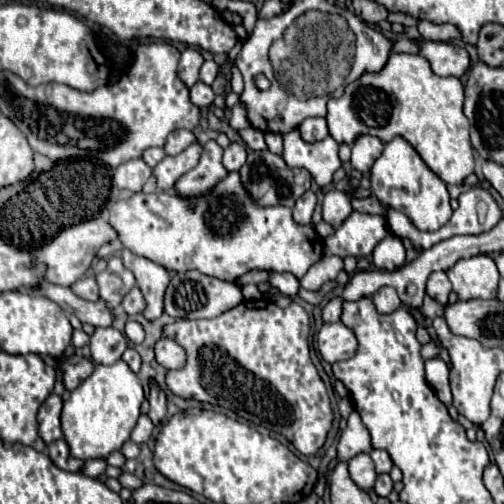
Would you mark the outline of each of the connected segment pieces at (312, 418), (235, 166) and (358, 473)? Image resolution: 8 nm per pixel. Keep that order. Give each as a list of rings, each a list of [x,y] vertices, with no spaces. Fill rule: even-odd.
[[[270,299],[242,301],[238,307],[214,319],[178,319],[164,327],[164,335],[186,351],[184,367],[166,373],[166,385],[174,395],[230,409],[250,423],[284,435],[306,457],[324,445],[332,427],[332,407],[326,385],[310,361],[310,319],[302,305],[290,303],[282,309]]]
[[[230,143],[224,149],[224,159],[222,159],[226,171],[240,171],[240,167],[246,163],[246,147],[240,143]]]
[[[360,453],[356,457],[352,457],[348,461],[348,467],[350,467],[350,475],[354,479],[354,483],[364,489],[364,491],[370,491],[374,487],[374,481],[376,481],[376,469],[374,469],[374,463],[370,459],[368,453]]]

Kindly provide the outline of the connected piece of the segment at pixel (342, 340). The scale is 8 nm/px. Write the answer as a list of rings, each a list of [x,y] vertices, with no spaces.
[[[324,323],[318,333],[318,349],[324,361],[336,363],[350,359],[358,349],[358,341],[354,331],[350,331],[344,323]]]

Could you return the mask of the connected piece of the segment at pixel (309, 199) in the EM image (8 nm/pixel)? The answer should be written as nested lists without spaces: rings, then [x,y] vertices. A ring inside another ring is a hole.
[[[306,191],[294,205],[292,209],[292,215],[294,215],[294,221],[300,223],[300,225],[308,225],[310,219],[312,219],[312,211],[316,207],[316,195],[312,191]]]

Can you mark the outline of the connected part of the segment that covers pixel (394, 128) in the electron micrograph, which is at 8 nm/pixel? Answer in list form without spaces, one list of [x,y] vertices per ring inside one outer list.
[[[392,53],[380,73],[364,73],[358,81],[350,83],[340,99],[328,101],[328,129],[338,143],[352,143],[356,135],[370,133],[382,141],[390,141],[396,135],[404,137],[422,157],[422,161],[448,185],[462,185],[462,181],[474,173],[474,149],[470,145],[470,123],[462,113],[464,87],[456,77],[438,77],[432,73],[430,63],[422,55]]]

